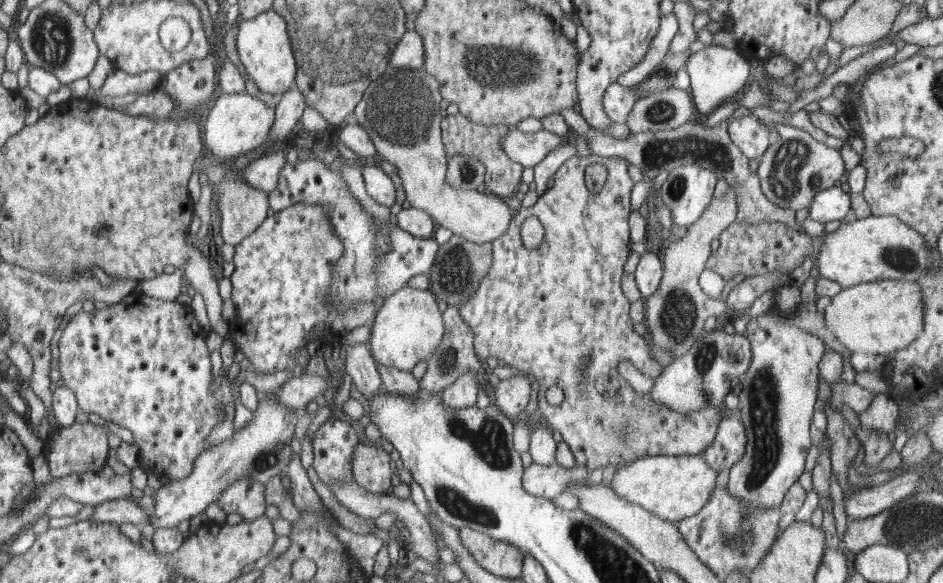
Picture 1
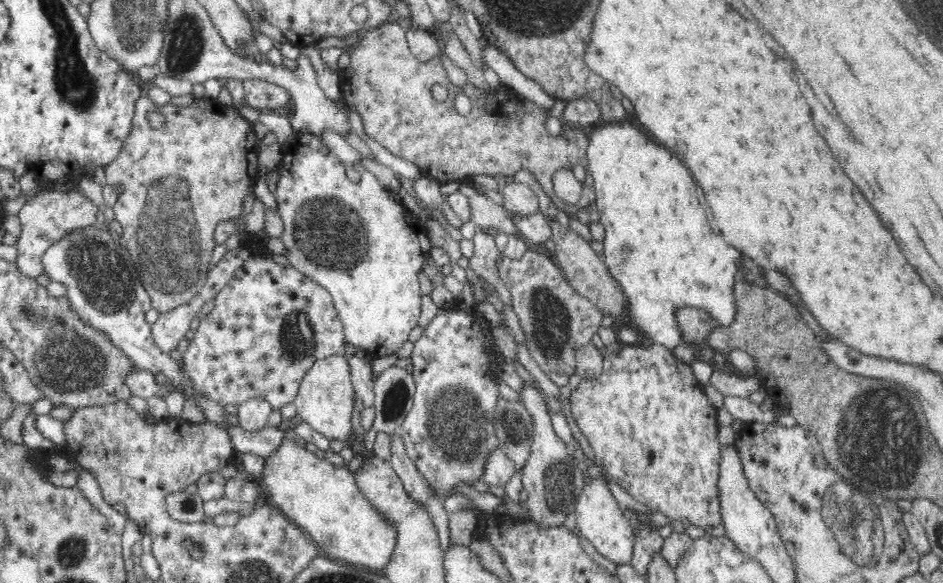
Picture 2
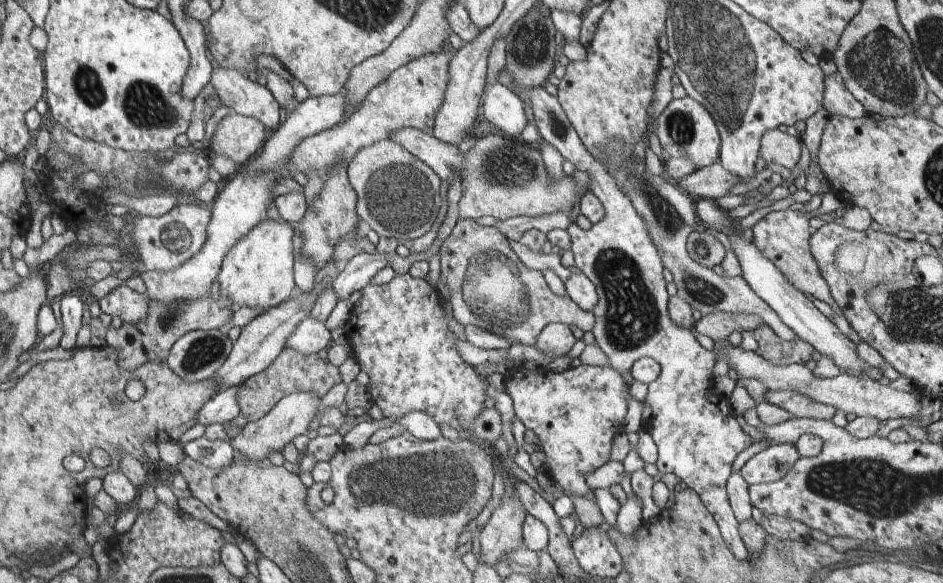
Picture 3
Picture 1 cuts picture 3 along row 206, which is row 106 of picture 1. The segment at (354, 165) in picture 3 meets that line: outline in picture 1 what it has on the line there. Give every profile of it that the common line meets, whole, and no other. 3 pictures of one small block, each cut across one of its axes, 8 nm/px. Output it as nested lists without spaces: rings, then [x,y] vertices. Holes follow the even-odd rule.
[[[388,64],[388,72],[376,80],[366,96],[356,107],[354,120],[366,130],[370,130],[377,152],[398,169],[402,186],[406,192],[406,200],[412,207],[425,210],[436,226],[444,226],[453,234],[477,244],[492,243],[510,230],[514,213],[508,207],[507,199],[477,190],[462,190],[447,183],[448,155],[443,139],[443,120],[448,116],[449,100],[444,100],[443,91],[435,76],[428,76],[425,70],[417,68],[398,68]]]

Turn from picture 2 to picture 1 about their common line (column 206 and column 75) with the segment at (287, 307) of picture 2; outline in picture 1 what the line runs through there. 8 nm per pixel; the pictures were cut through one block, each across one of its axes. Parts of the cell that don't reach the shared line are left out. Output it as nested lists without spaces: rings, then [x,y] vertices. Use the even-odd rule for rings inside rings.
[[[139,290],[118,304],[95,309],[92,314],[81,311],[68,322],[60,336],[58,370],[63,386],[75,394],[84,412],[94,412],[132,432],[139,448],[140,477],[154,473],[167,481],[182,481],[191,475],[198,456],[213,446],[204,440],[225,415],[221,417],[220,392],[210,392],[214,376],[206,336],[208,332],[196,322],[193,310],[188,312],[176,301],[162,302]]]

